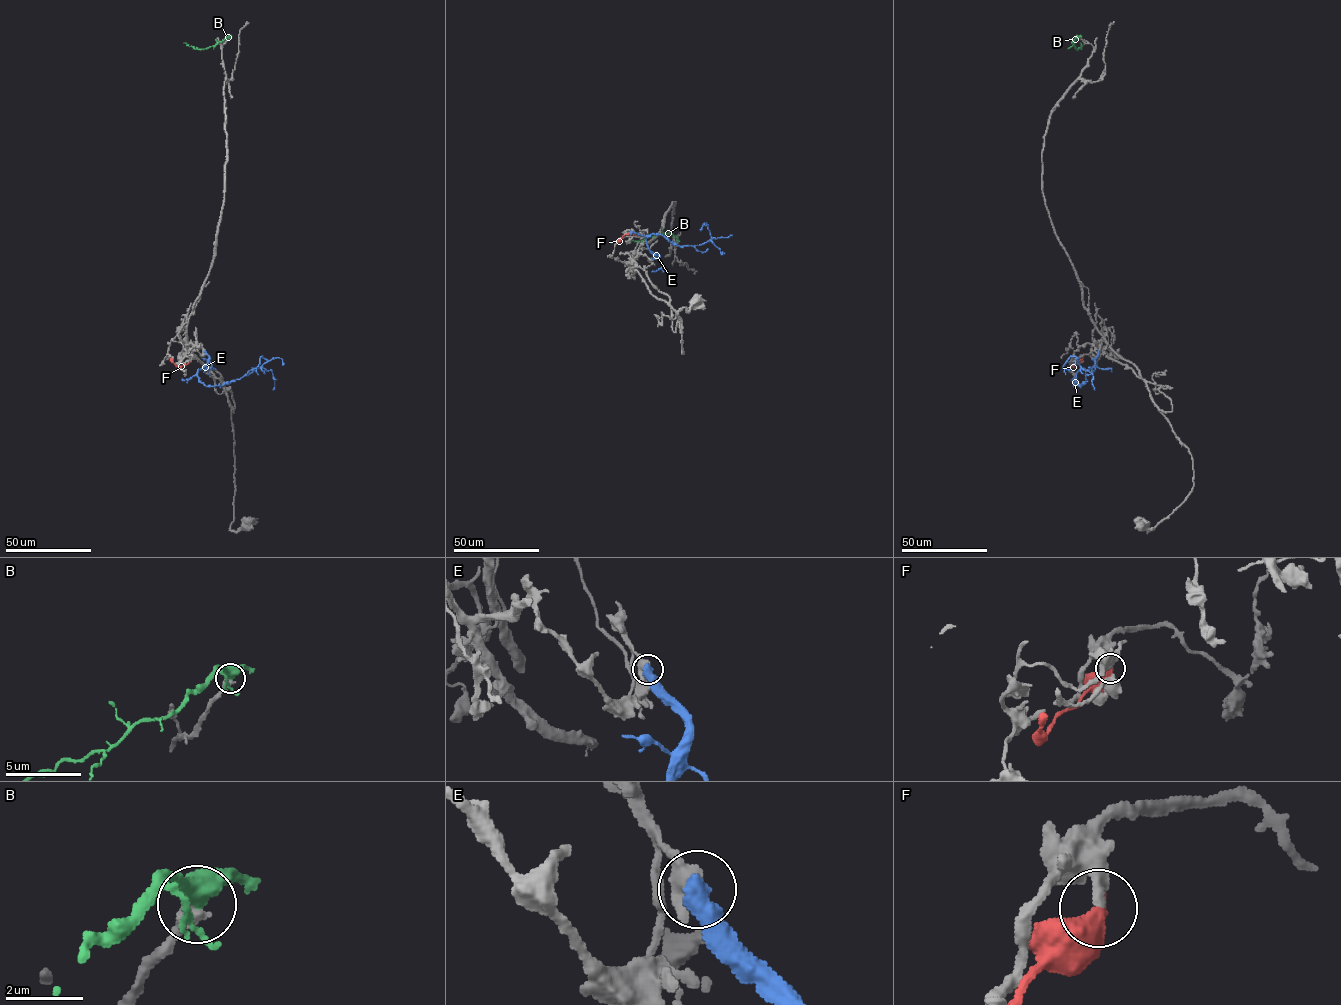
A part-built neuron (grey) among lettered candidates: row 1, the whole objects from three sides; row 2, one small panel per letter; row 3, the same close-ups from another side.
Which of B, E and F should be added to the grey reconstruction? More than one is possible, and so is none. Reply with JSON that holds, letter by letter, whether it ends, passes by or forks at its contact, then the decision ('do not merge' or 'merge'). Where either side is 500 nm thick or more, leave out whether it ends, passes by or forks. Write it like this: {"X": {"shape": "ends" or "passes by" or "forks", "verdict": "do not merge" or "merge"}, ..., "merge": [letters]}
{"B": {"verdict": "do not merge"}, "E": {"verdict": "do not merge"}, "F": {"verdict": "do not merge"}, "merge": []}

